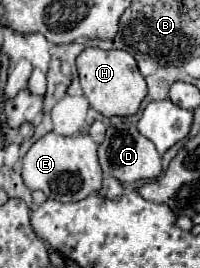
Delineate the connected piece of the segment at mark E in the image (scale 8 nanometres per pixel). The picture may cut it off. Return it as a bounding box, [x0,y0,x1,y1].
[23,133,103,203]

